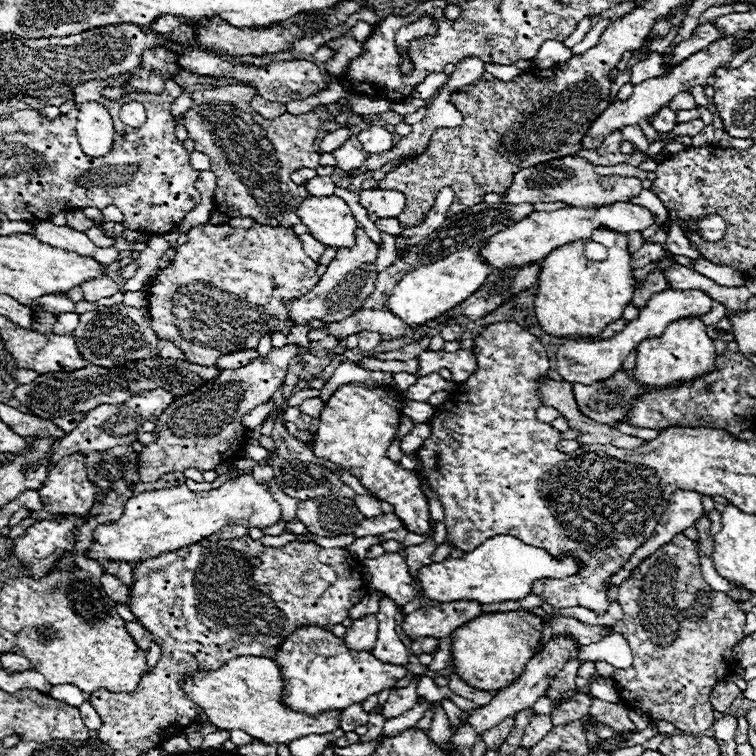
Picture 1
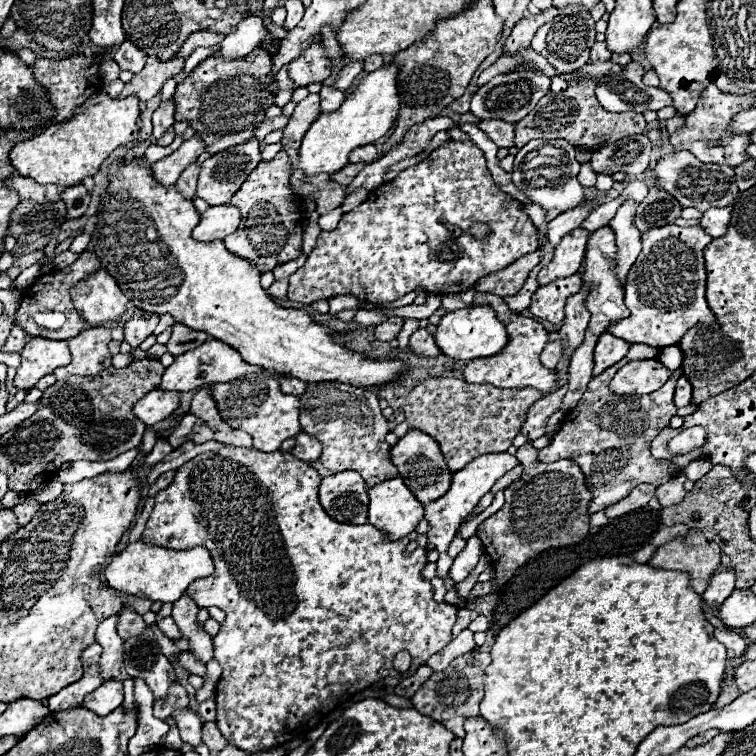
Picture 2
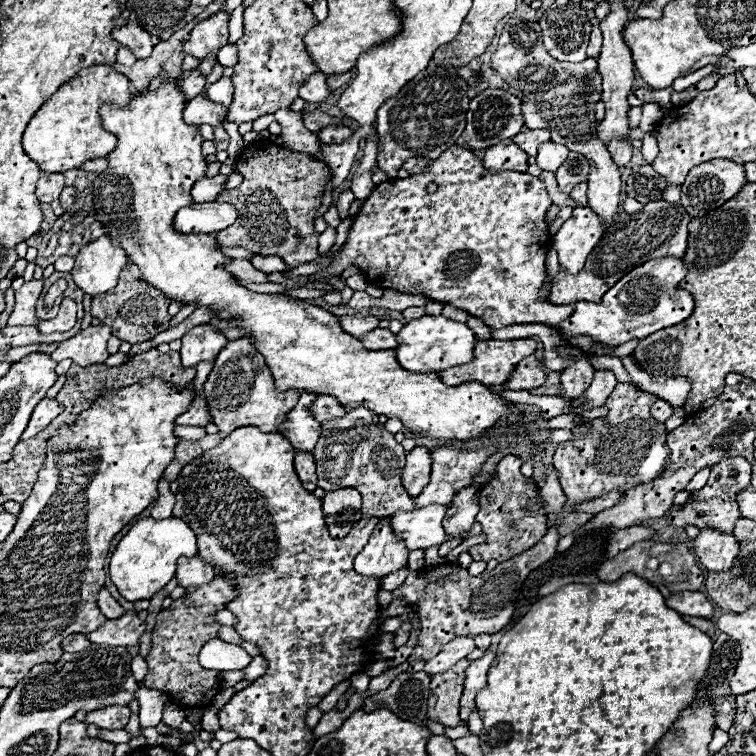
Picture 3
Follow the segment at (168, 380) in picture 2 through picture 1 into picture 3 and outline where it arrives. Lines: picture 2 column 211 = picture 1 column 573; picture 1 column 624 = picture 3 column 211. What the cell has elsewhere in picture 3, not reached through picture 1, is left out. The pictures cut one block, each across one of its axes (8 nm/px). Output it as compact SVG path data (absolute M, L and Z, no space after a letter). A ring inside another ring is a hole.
M202 324L196 326L192 330L188 330L182 336L182 364L184 366L196 366L202 360L214 360L216 354L228 344L228 338L212 328L210 324Z

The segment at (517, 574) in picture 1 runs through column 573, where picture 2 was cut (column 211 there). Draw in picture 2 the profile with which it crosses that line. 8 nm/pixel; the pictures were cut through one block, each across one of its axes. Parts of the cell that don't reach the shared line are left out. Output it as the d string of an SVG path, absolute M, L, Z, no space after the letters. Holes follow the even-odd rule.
M138 540L134 544L128 544L124 552L114 556L114 560L104 570L104 576L110 588L128 592L136 598L146 598L152 602L176 602L176 598L180 598L196 578L212 576L212 570L212 556L202 546L192 550L168 550Z

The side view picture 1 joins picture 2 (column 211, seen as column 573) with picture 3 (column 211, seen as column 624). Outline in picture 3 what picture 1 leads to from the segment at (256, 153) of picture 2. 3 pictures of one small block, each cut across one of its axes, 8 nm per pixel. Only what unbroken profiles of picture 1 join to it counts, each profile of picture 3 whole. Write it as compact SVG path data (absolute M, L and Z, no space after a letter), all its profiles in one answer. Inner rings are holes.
M204 176L204 178L198 178L196 184L192 186L192 200L196 204L202 204L202 202L214 202L216 196L224 190L224 184L226 184L226 176Z

